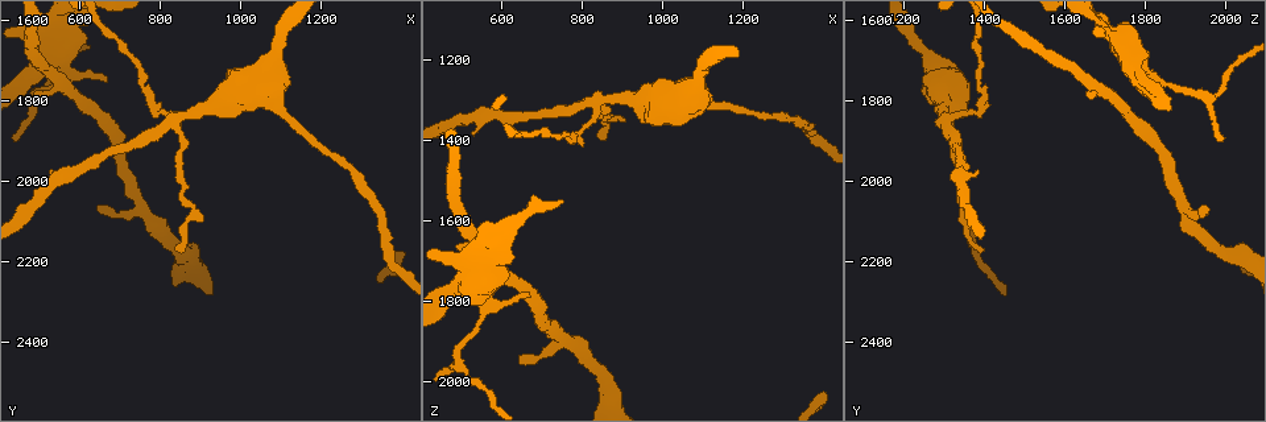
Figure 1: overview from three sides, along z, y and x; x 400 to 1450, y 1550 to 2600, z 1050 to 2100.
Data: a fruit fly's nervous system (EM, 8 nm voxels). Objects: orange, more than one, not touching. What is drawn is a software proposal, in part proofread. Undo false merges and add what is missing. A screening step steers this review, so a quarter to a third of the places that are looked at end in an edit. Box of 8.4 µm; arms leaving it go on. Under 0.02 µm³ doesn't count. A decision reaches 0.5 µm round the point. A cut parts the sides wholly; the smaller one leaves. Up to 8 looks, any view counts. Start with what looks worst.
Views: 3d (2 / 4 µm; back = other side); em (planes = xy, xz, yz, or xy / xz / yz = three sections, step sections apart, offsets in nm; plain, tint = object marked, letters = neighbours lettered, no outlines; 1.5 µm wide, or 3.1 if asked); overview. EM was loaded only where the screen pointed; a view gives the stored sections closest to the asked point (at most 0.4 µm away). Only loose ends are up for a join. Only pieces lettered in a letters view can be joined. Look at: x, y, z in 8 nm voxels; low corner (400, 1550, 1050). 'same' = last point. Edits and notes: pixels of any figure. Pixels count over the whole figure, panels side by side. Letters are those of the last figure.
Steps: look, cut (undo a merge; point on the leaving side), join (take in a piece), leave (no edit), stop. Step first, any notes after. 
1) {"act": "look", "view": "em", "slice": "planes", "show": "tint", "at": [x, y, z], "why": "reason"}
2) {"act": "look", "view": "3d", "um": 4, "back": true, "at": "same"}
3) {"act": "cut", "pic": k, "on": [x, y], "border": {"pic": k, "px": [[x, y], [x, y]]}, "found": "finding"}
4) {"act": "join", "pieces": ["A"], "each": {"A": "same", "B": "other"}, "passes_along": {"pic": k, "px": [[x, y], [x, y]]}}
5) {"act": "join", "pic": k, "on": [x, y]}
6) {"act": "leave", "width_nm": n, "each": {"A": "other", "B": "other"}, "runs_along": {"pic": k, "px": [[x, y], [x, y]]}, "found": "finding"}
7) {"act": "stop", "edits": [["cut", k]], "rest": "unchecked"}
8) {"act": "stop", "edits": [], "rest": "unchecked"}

{"act": "look", "view": "em", "slice": "yz", "step": 4, "show": "tint", "at": [845, 1840, 1300], "why": "looks like a crossing"}

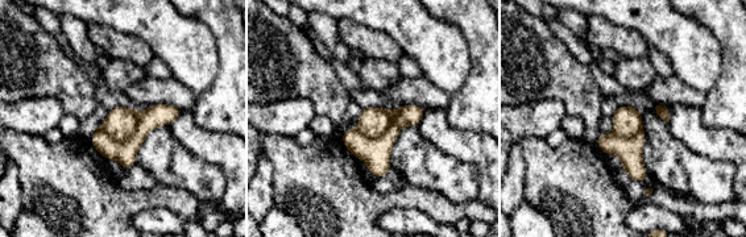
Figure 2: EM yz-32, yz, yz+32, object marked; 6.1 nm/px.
{"act": "look", "view": "em", "slice": "yz", "step": 4, "show": "letters", "at": "same"}

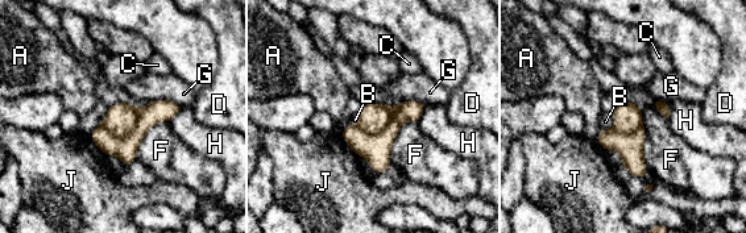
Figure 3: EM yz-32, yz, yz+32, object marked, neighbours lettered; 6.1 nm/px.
{"act": "cut", "pic": 3, "on": [125, 149], "width_nm": 200, "each": {"A": "other", "B": "other", "C": "other", "D": "other", "F": "other", "G": "other", "H": "other", "J": "other"}, "part_leaving": {"pic": 3, "px": [[177, 108], [128, 142], [94, 136]]}, "found": "two neurons meet here"}

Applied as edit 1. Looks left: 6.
{"act": "look", "view": "overview"}

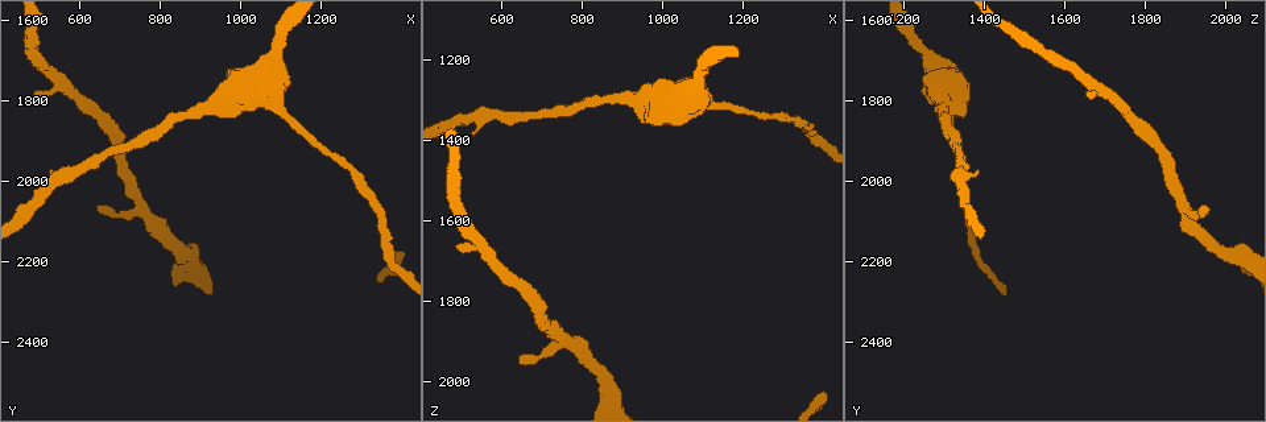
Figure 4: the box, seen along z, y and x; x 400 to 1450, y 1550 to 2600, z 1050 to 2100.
{"act": "look", "view": "3d", "um": 2, "at": [485, 1780, 1660], "why": "branch stops here"}

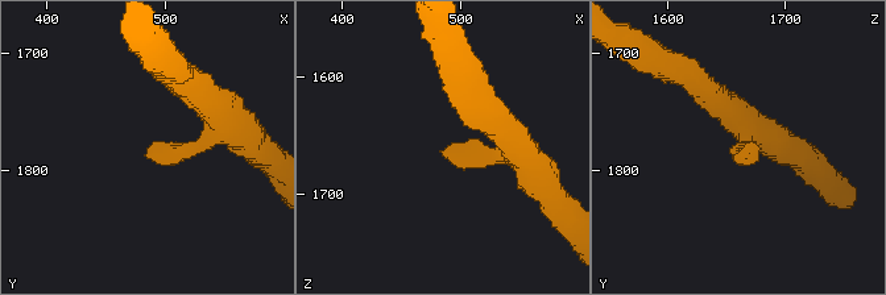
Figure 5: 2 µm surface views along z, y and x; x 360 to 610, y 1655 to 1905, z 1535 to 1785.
{"act": "look", "view": "em", "slice": "xy", "step": 4, "show": "tint", "at": [486, 1780, 1664]}

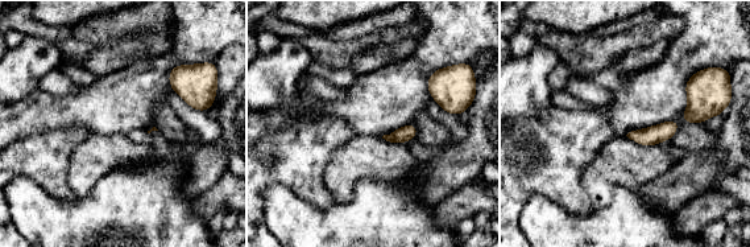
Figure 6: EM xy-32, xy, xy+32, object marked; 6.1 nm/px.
{"act": "look", "view": "em", "slice": "planes", "show": "letters", "at": "same"}

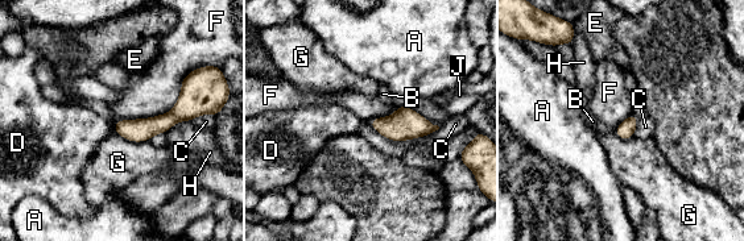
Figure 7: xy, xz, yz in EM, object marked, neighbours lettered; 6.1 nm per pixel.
{"act": "leave", "each": {"A": "other", "B": "other", "C": "other", "D": "other", "E": "other", "F": "other", "G": "other", "H": "other", "J": "other"}, "found": "none of them fits"}

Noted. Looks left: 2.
{"act": "stop", "edits": [["cut", 3]], "rest": "unchecked"}

